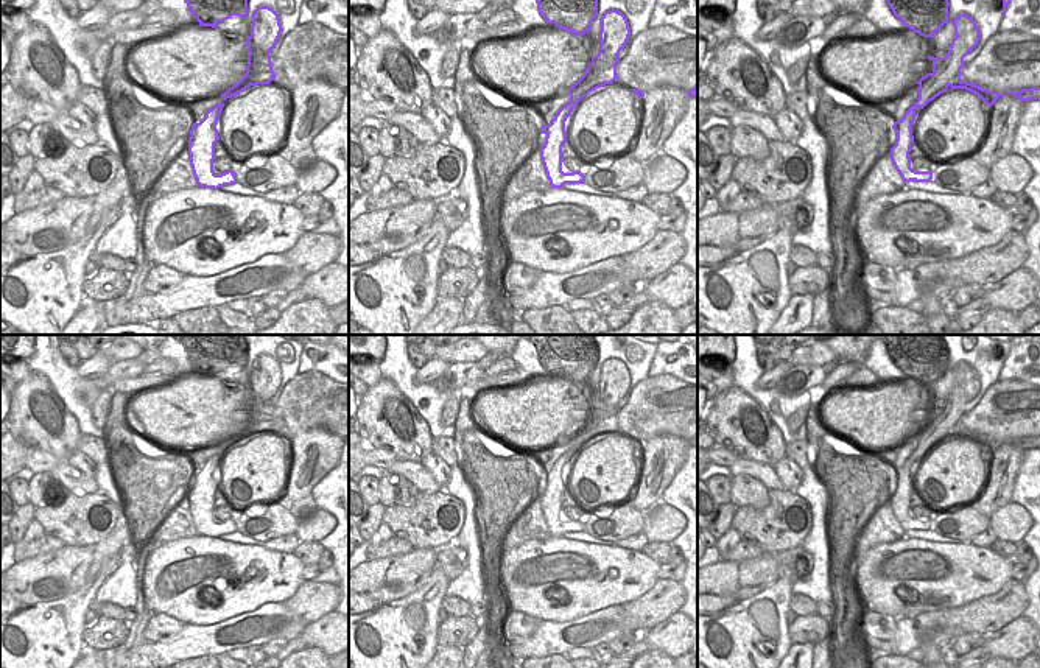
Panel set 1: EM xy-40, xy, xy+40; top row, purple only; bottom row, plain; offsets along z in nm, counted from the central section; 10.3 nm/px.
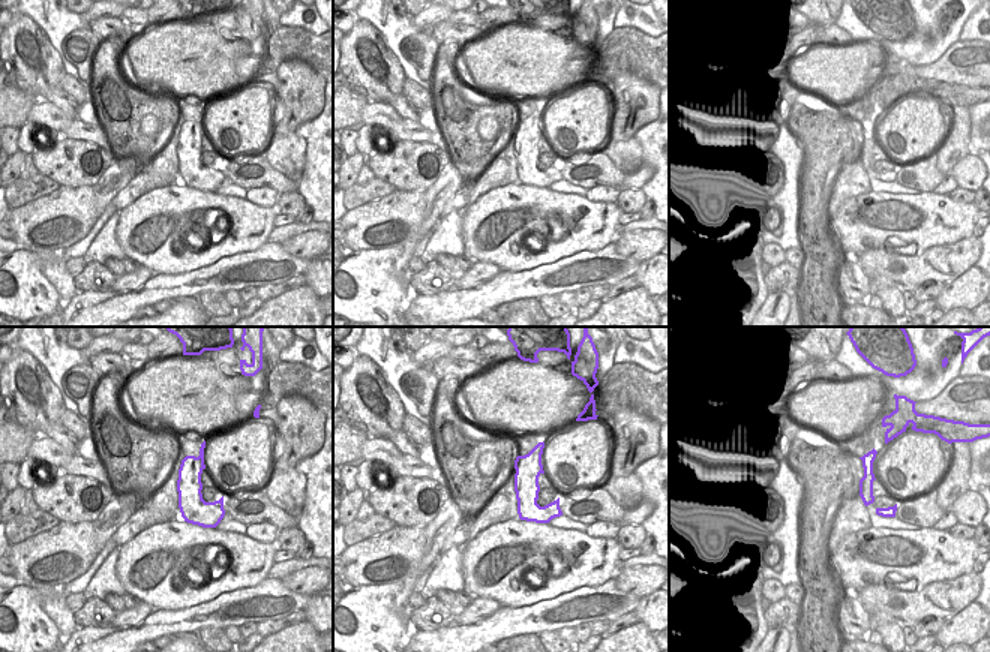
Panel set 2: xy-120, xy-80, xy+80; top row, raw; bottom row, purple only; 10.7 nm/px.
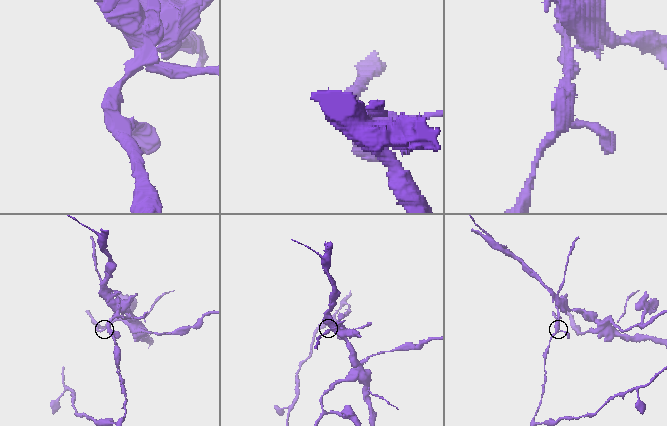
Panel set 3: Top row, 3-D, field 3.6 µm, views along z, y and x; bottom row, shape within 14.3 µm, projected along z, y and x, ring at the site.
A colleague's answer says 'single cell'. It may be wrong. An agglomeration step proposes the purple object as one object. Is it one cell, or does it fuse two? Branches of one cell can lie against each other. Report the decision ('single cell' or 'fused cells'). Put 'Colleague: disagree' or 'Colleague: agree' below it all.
fused cells
Colleague: disagree

